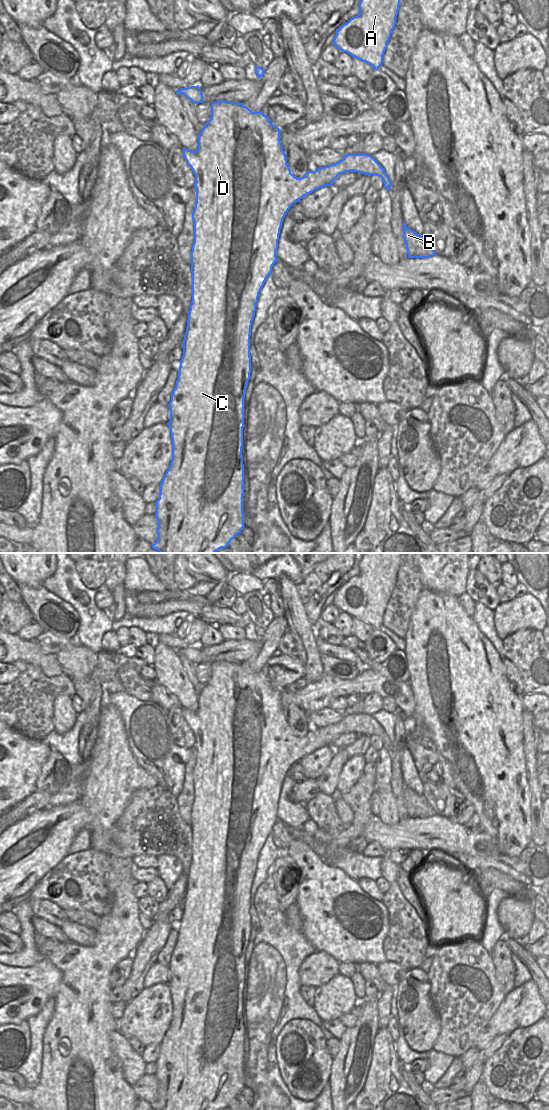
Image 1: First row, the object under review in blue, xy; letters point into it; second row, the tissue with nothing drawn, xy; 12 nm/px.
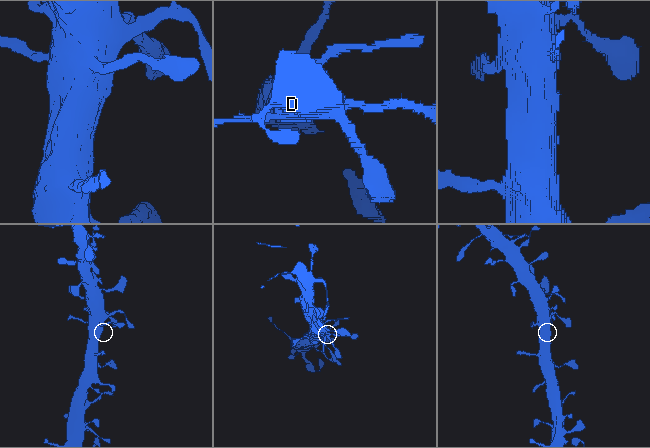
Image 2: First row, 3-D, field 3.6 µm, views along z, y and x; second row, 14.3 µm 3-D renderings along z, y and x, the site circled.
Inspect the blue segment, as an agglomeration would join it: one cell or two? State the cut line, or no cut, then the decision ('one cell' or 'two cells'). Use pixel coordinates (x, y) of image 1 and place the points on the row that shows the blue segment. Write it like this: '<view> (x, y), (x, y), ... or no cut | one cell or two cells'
no cut | one cell

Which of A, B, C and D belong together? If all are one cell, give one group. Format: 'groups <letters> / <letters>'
groups A B C D

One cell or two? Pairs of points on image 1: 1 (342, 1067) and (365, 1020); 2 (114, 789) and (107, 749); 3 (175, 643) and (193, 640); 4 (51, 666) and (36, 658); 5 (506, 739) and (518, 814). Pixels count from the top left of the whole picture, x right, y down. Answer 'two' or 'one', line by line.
1: one
2: one
3: two
4: one
5: one

